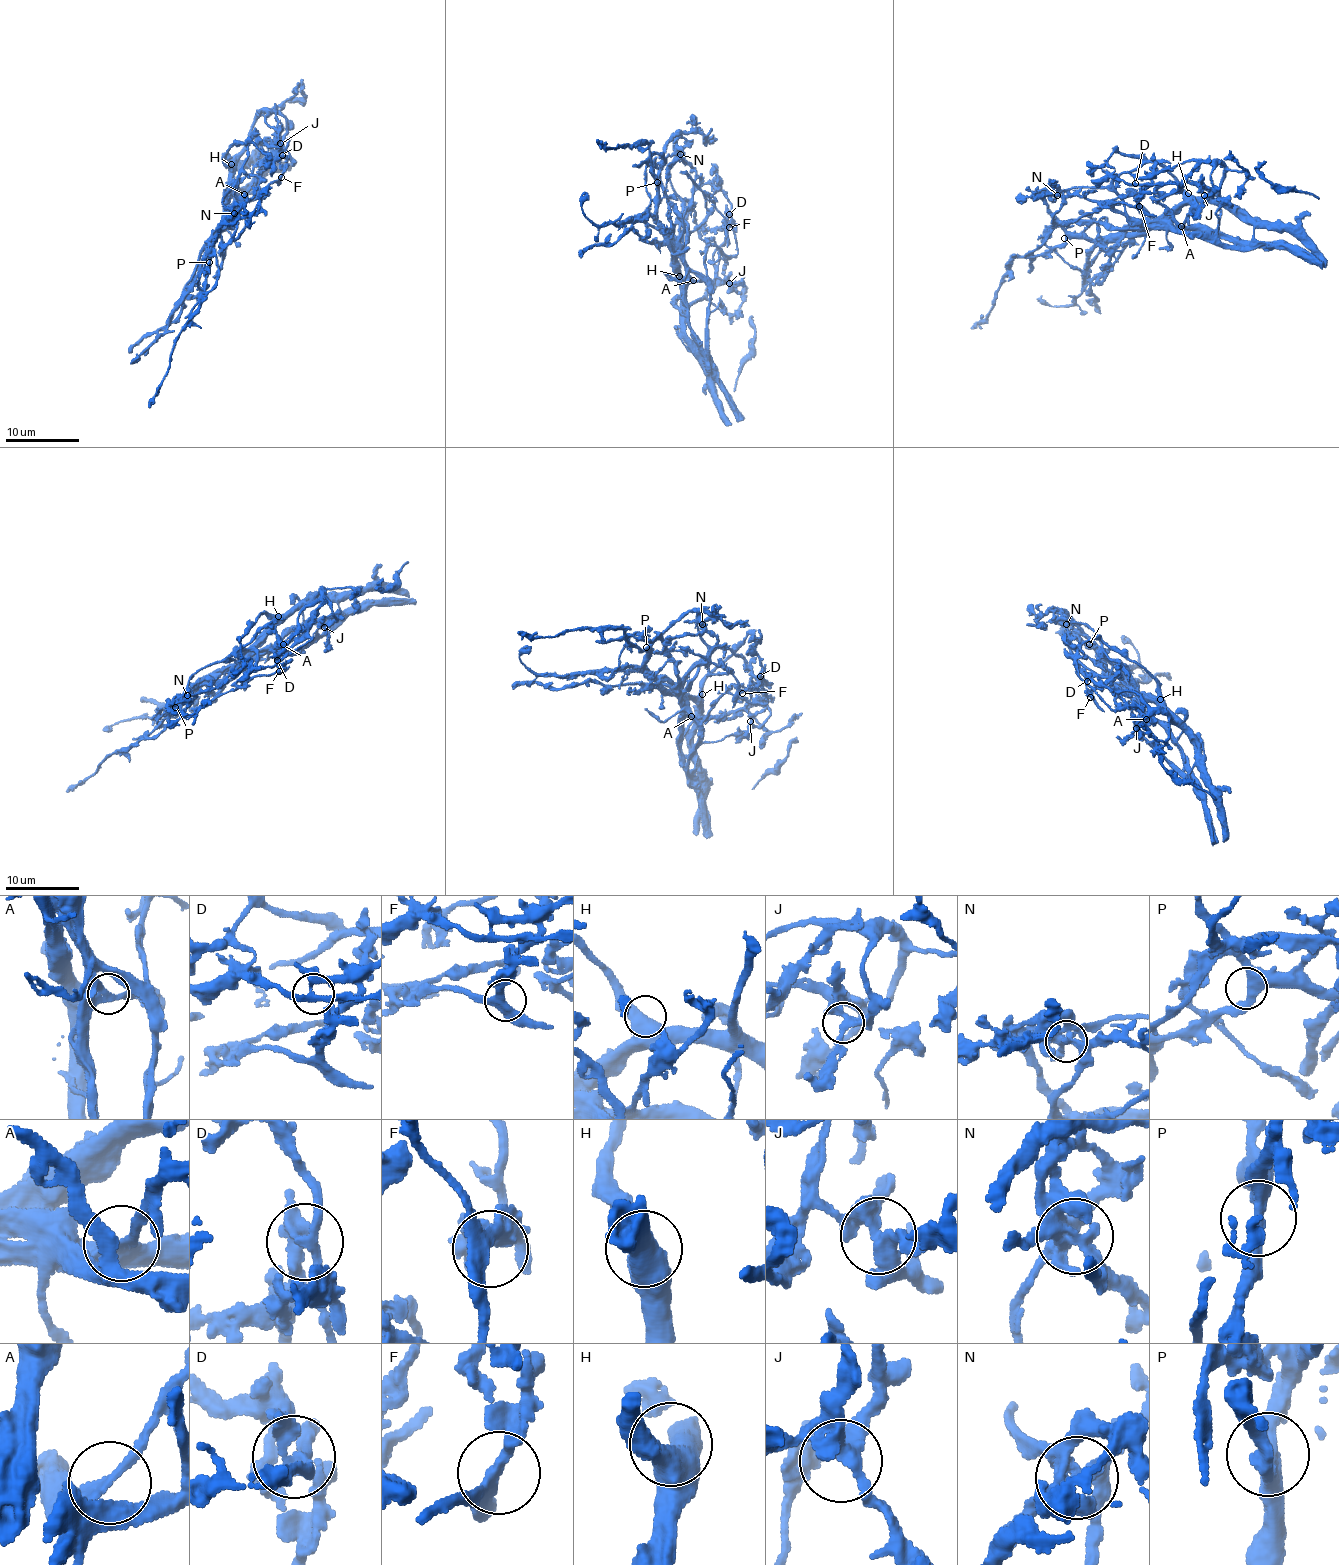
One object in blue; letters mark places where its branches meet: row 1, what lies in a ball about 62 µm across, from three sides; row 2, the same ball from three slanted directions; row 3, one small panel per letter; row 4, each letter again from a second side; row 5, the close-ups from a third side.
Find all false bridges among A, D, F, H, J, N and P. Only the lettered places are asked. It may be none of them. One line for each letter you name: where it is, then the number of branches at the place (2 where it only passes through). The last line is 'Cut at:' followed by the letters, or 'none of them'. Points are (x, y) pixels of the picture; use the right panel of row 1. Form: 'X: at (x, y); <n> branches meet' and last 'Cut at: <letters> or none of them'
A: at (1181, 226); 2 branches meet
D: at (1135, 183); 4 branches meet
N: at (1057, 195); 6 branches meet
Cut at: A, D, N

